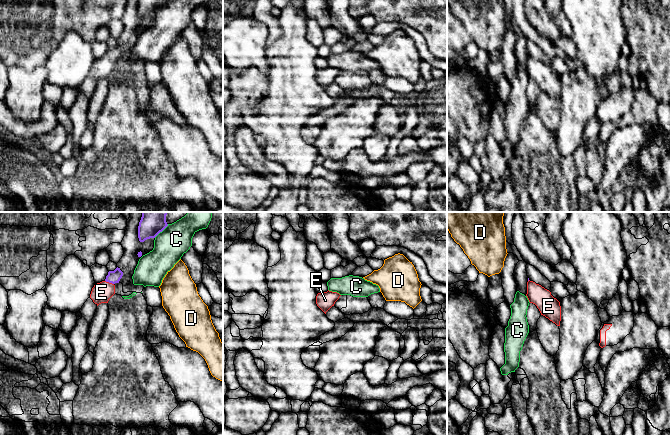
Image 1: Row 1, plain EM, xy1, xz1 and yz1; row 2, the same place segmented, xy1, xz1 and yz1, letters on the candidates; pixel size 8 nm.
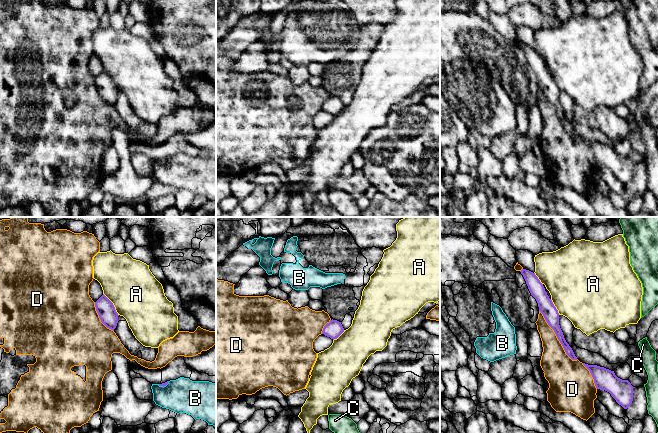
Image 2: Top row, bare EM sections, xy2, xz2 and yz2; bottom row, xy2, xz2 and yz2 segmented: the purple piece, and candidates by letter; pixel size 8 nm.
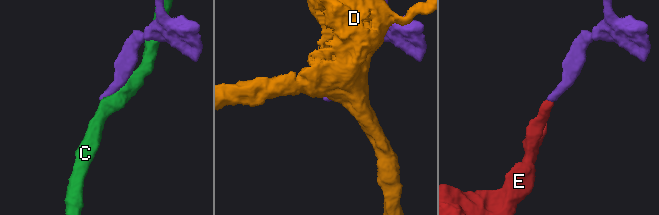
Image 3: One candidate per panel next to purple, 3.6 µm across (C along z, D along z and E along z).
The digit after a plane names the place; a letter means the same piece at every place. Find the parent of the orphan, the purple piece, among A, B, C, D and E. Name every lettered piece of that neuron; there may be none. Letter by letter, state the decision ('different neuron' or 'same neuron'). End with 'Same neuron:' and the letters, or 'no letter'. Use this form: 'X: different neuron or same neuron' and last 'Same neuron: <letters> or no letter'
A: different neuron
B: different neuron
C: different neuron
D: different neuron
E: same neuron
Same neuron: E

